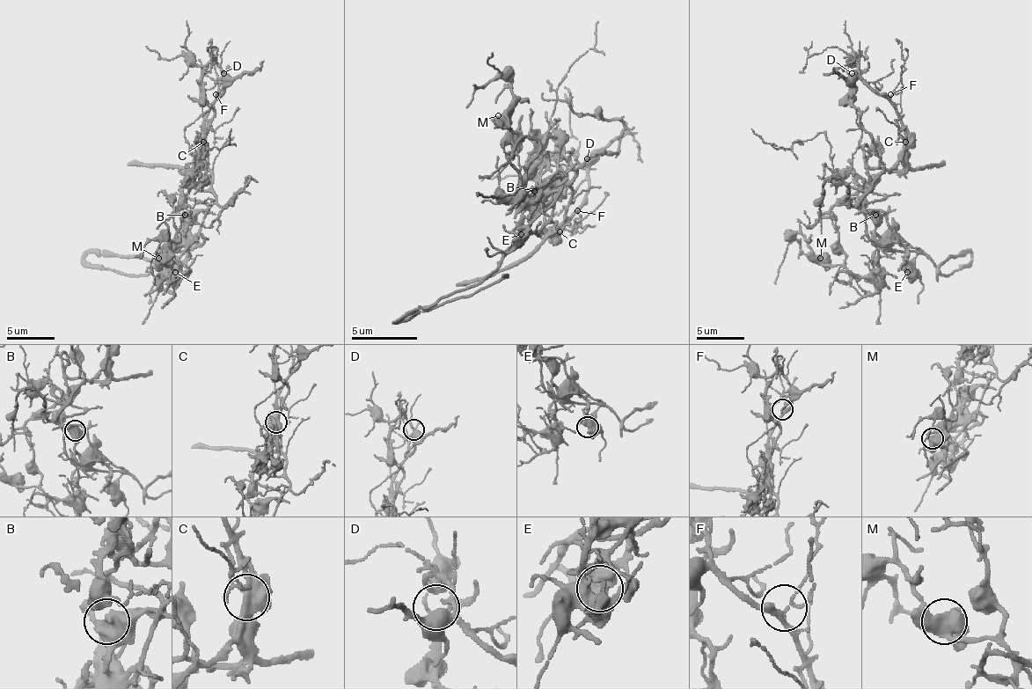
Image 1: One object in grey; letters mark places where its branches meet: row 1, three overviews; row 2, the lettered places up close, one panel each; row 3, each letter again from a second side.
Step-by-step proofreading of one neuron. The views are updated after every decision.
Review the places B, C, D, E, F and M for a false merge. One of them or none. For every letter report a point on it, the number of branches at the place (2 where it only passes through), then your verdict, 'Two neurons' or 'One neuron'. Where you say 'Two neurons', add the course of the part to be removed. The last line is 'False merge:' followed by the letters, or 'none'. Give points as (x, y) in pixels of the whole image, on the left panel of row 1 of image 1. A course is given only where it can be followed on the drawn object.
B: Place: (185, 215). Branches: 5. One neuron
C: Place: (203, 142). Branches: 5. Two neurons. Course of the part to remove: (204, 142), (211, 176), (204, 191), (196, 133), (208, 148), (223, 148), (230, 142), (230, 128)
D: Place: (223, 73). Branches: 3. One neuron
E: Place: (175, 272). Branches: 5. One neuron
F: Place: (215, 94). Branches: 4. One neuron
M: Place: (158, 258). Branches: 5. One neuron
False merge: C

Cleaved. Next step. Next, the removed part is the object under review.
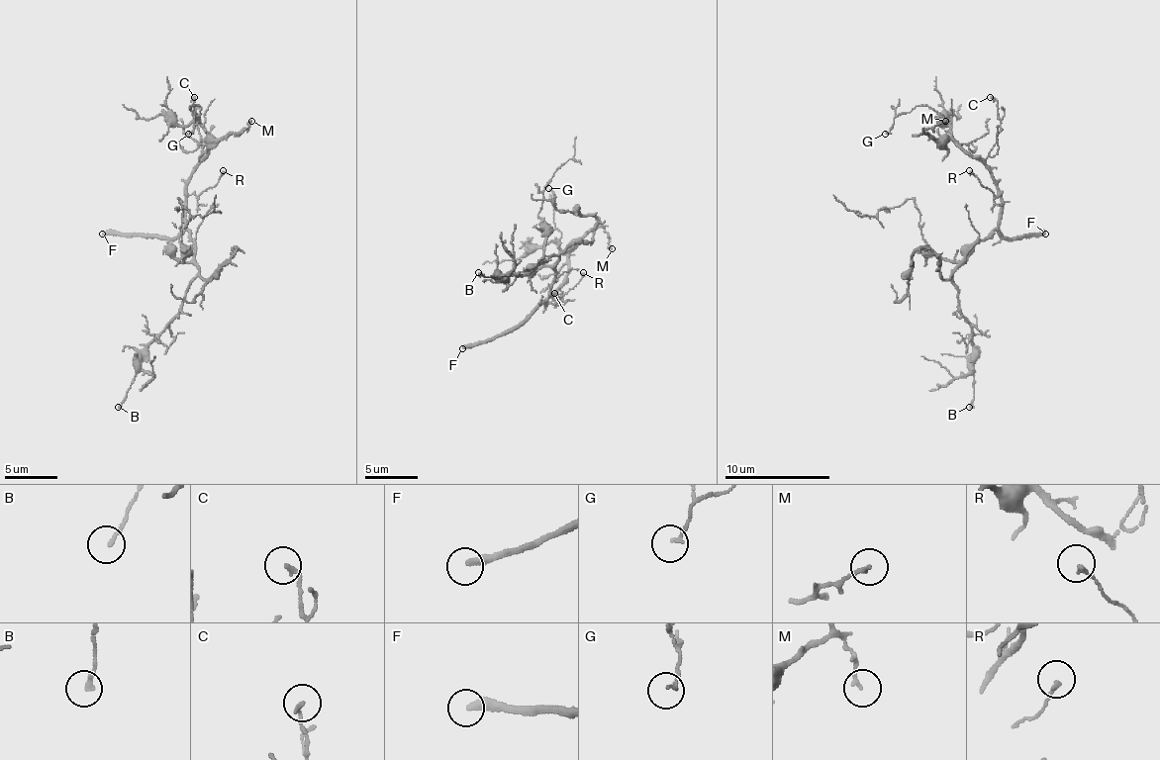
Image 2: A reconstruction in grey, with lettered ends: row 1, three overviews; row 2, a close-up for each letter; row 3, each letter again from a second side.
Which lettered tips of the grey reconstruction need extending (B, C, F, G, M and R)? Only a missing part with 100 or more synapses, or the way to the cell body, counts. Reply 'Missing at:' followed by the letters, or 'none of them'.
Missing at: F

